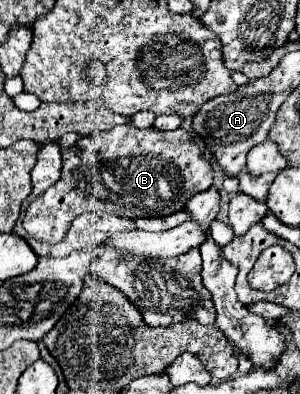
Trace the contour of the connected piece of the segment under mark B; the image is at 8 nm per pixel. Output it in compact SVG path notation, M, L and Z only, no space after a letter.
M115 126L113 130L95 132L93 136L79 138L73 146L61 148L63 154L63 174L59 182L48 188L27 208L23 219L23 227L29 236L41 242L59 242L69 222L83 212L111 212L113 216L123 218L153 218L153 216L169 216L173 212L183 210L189 196L203 192L213 182L213 170L209 162L205 162L201 148L193 142L193 134L183 128L163 132L155 128L137 130L133 126Z

